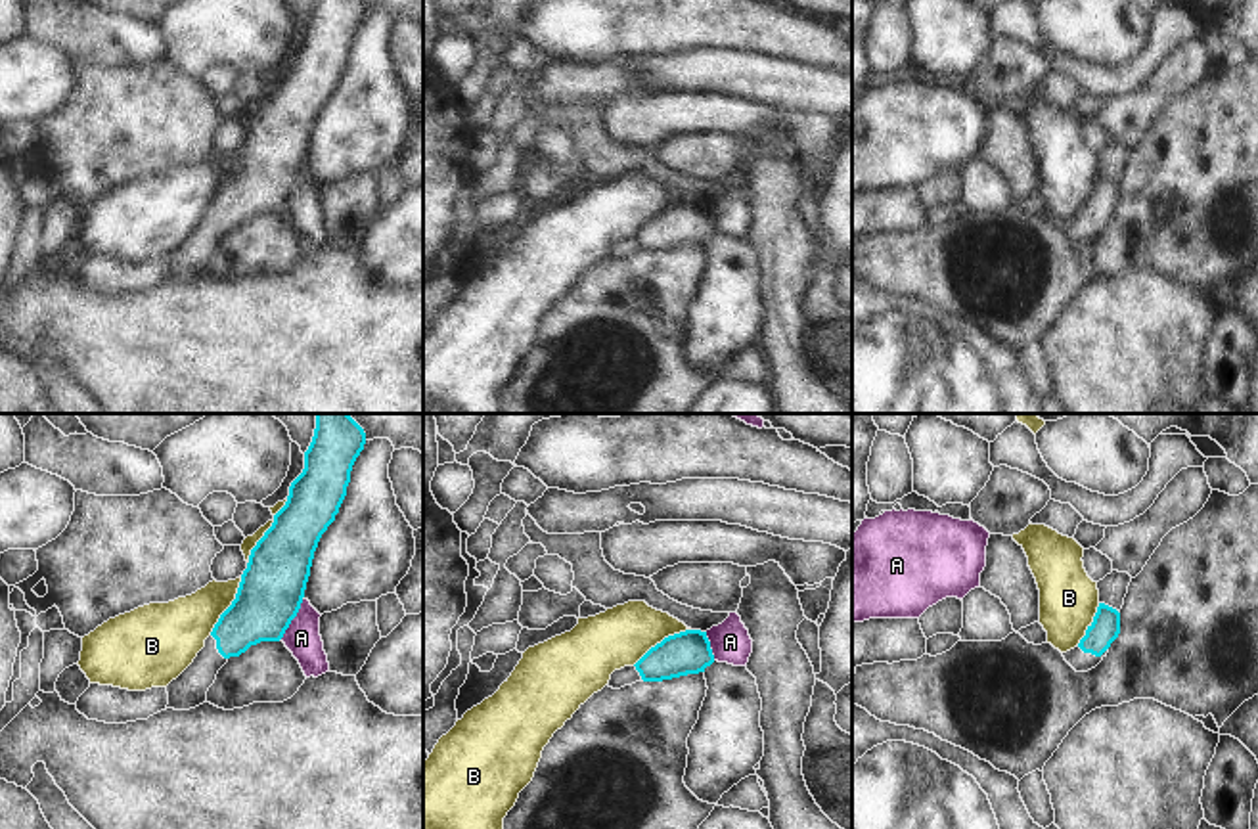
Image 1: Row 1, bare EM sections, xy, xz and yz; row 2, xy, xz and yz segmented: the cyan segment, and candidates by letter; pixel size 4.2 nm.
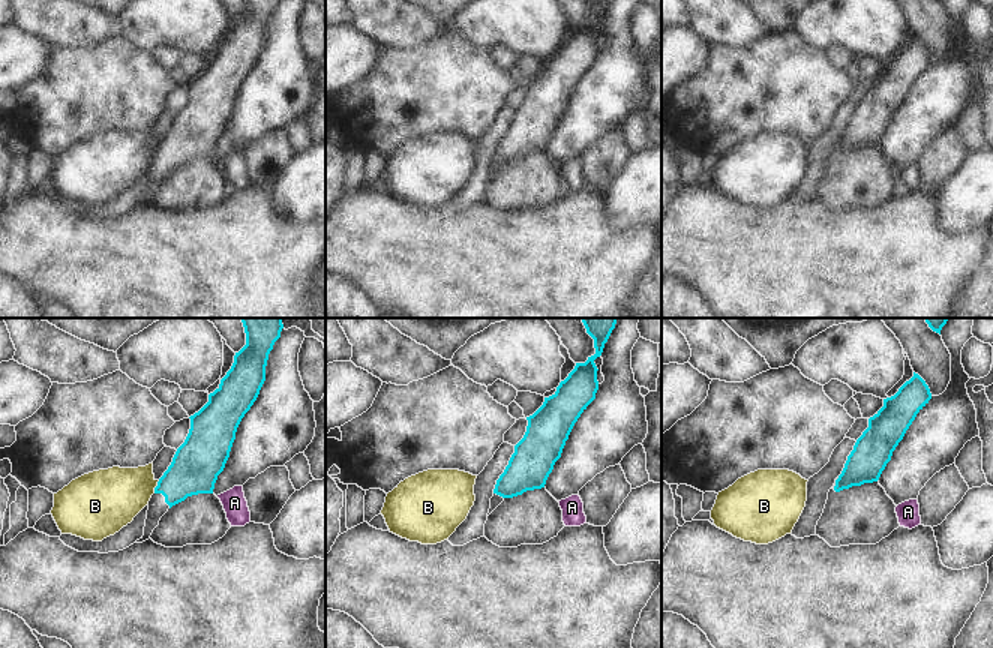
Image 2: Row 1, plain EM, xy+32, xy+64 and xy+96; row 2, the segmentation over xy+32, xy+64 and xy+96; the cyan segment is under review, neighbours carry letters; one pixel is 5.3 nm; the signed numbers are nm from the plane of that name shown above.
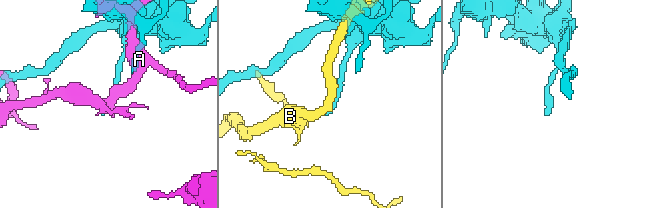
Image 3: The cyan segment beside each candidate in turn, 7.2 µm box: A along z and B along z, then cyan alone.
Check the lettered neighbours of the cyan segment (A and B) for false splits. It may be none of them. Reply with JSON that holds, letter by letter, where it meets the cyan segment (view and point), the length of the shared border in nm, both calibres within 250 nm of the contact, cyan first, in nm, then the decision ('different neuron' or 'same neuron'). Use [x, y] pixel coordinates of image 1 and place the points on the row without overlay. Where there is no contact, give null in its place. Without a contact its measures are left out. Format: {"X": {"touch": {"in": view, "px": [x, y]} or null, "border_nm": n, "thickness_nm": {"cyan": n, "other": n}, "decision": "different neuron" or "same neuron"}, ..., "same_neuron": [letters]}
{"A": {"touch": {"in": "xy", "px": [293, 188]}, "border_nm": 190, "thickness_nm": {"cyan": 280, "other": 150}, "decision": "different neuron"}, "B": {"touch": {"in": "xy", "px": [230, 177]}, "border_nm": 280, "thickness_nm": {"cyan": 280, "other": 260}, "decision": "different neuron"}, "same_neuron": []}

